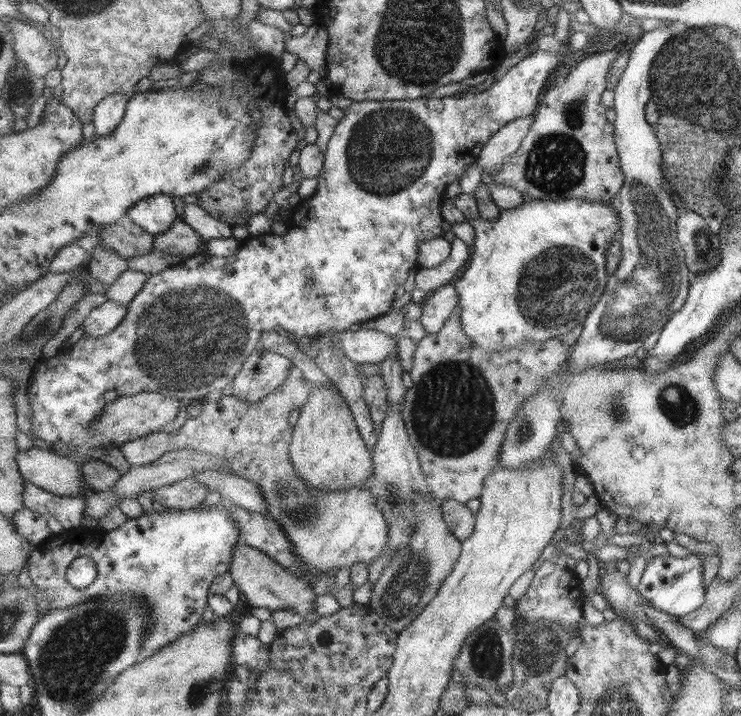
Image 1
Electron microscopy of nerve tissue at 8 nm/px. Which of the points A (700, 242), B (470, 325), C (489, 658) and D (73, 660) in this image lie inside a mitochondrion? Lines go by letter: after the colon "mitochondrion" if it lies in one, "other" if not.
A: mitochondrion
B: other
C: mitochondrion
D: mitochondrion

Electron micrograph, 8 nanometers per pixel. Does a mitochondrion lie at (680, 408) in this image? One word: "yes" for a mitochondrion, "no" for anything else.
yes

